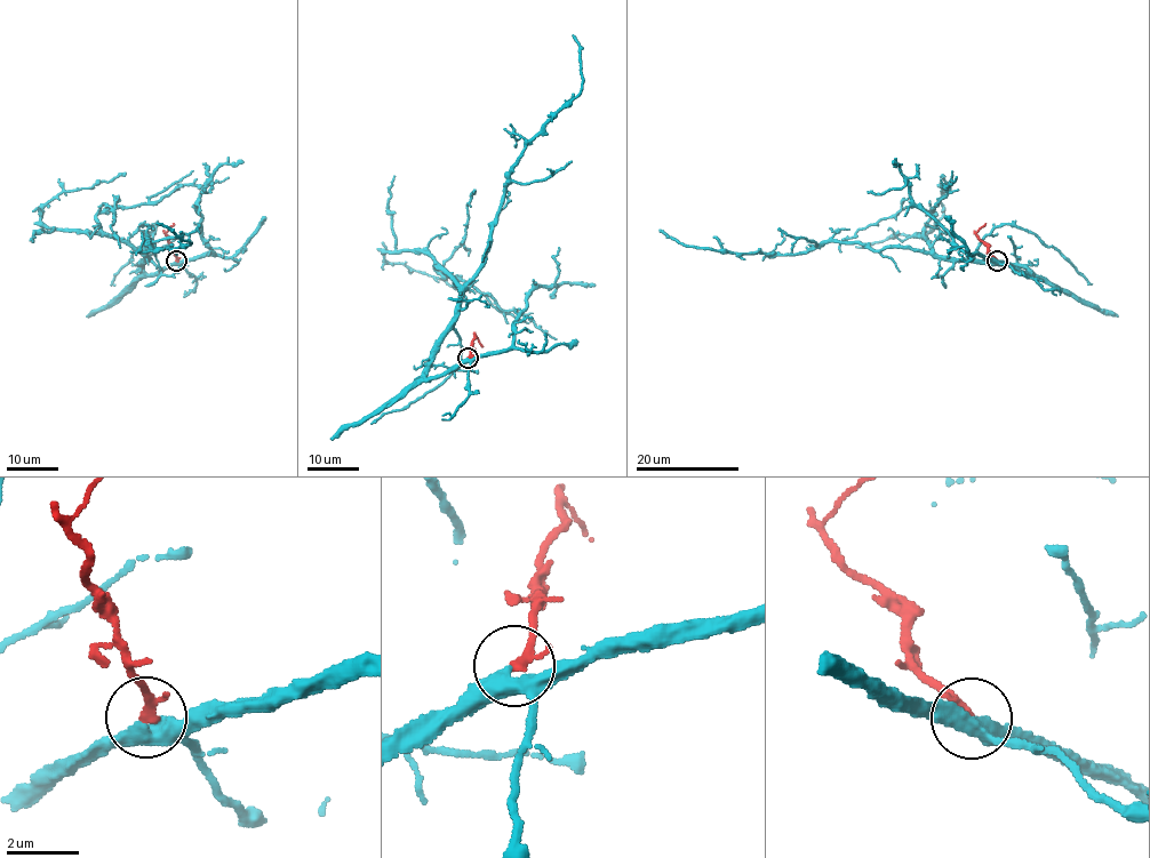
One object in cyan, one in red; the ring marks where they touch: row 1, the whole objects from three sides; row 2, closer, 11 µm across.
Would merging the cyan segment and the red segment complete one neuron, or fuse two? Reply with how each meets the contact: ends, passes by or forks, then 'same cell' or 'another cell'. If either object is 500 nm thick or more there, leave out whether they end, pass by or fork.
cyan passes by; red ends there; same cell

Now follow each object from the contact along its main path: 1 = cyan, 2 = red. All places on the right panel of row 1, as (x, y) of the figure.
1: (997, 262), (1030, 273), (857, 242), (779, 254), (715, 251), (659, 230)
2: (997, 261), (975, 233), (985, 223)

